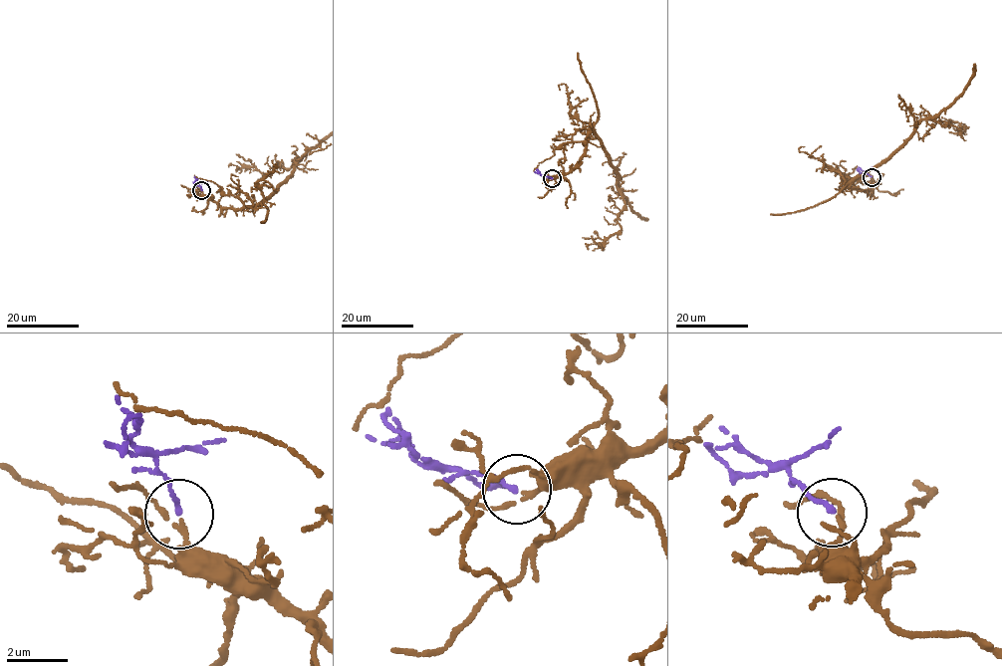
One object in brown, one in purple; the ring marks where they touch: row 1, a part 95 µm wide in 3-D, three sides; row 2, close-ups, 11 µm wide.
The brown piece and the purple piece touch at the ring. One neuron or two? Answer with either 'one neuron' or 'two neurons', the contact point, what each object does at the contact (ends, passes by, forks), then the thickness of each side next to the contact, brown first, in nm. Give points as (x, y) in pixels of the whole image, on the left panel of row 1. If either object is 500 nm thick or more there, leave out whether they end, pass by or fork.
one neuron | (201, 190) | brown passes by | purple ends | 130/160 nm

